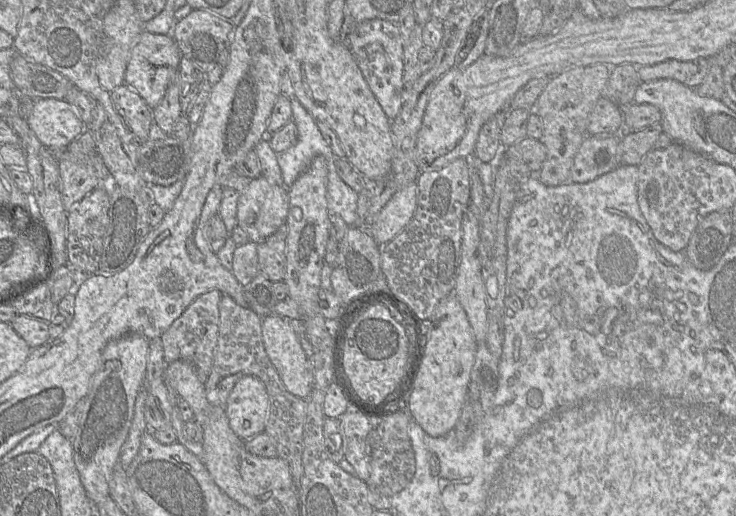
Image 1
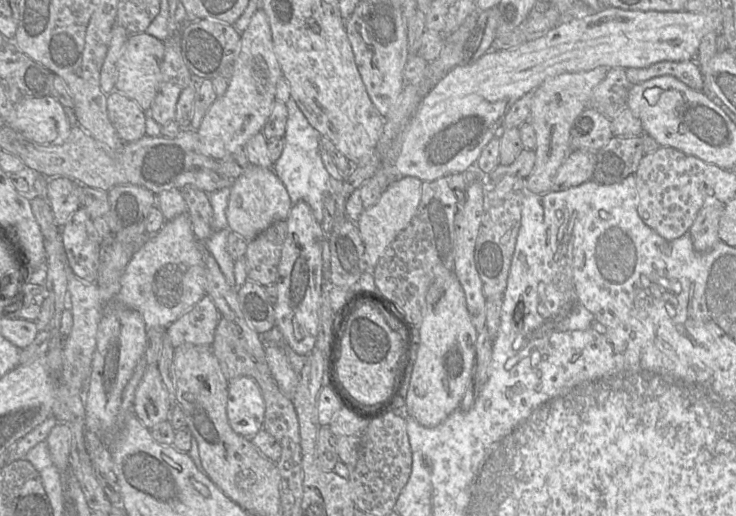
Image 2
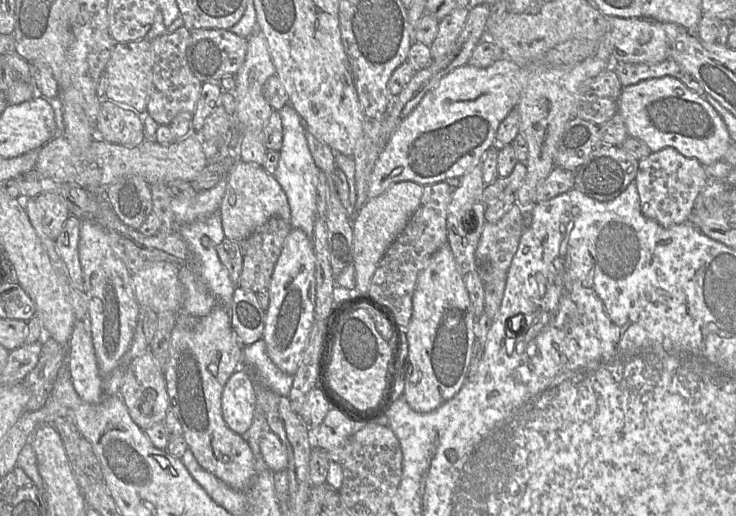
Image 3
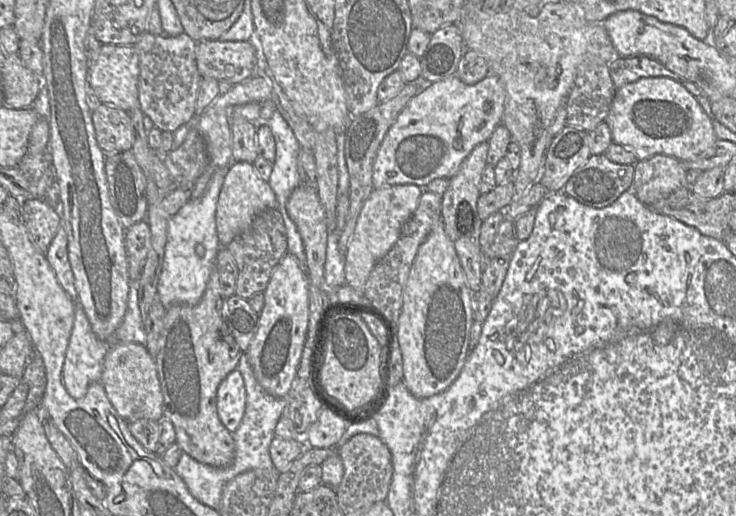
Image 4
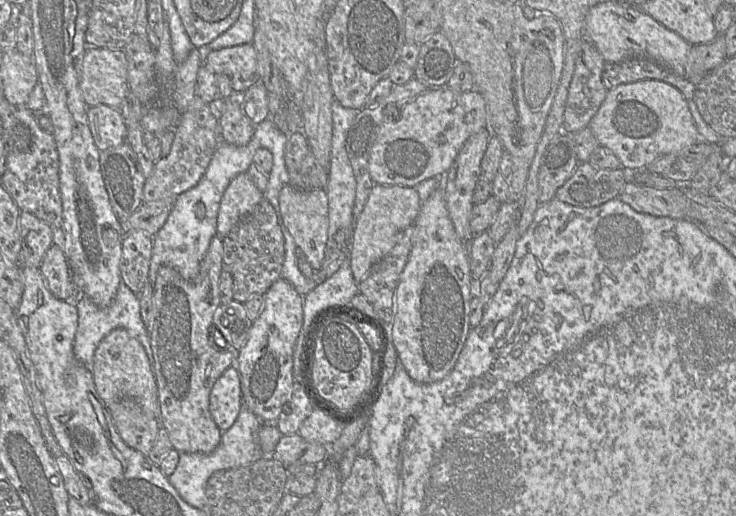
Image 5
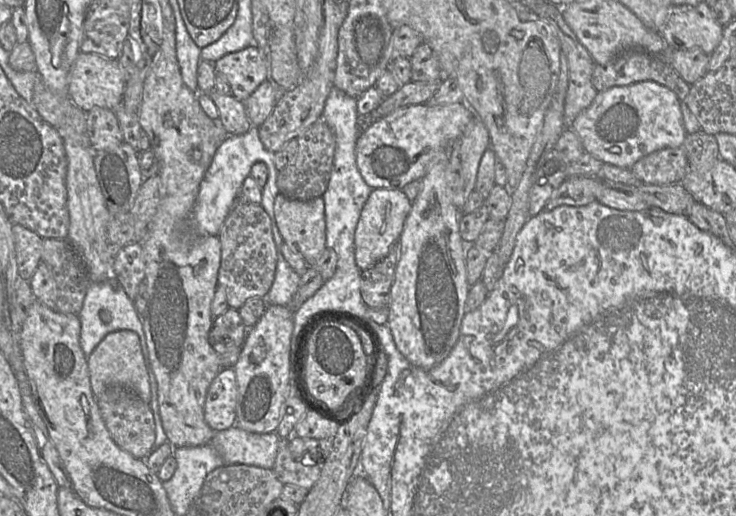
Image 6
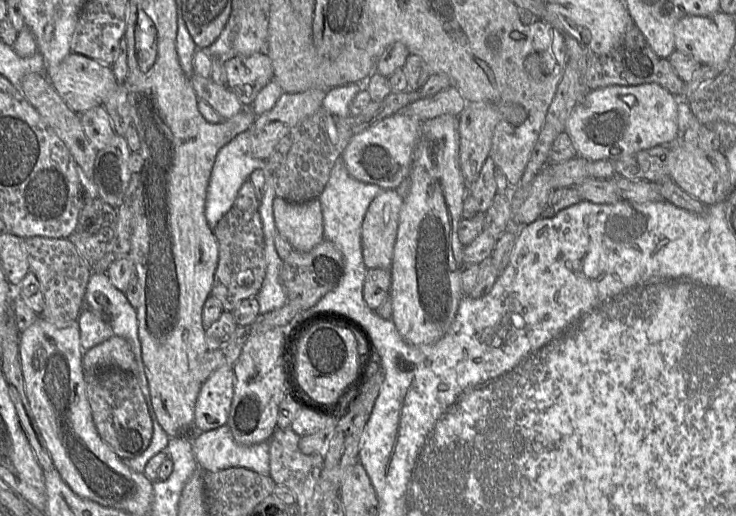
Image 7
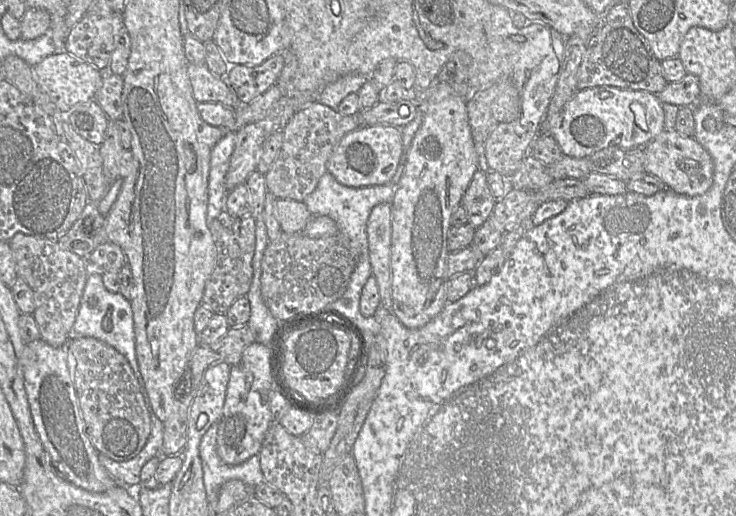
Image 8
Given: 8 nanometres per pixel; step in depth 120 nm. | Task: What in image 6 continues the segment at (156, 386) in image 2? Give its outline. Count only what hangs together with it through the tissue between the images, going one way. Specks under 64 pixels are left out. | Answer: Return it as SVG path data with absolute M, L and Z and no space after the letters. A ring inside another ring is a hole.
M118 330L107 334L87 357L90 386L98 397L106 388L120 385L135 393L143 402L151 401L149 375L145 366L138 335L132 330Z

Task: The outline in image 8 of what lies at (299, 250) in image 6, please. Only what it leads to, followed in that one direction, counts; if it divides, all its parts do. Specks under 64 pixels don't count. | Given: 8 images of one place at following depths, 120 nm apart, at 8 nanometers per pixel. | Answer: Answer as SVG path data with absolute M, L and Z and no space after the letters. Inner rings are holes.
M277 198L274 202L274 214L283 232L302 233L313 216L303 201Z

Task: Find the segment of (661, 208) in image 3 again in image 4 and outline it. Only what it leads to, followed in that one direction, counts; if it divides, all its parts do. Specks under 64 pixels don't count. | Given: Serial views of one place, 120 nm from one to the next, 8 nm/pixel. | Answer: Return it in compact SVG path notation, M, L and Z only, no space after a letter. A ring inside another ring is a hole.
M657 154L634 164L633 193L646 206L669 196L680 188L689 188L687 170L674 157Z

